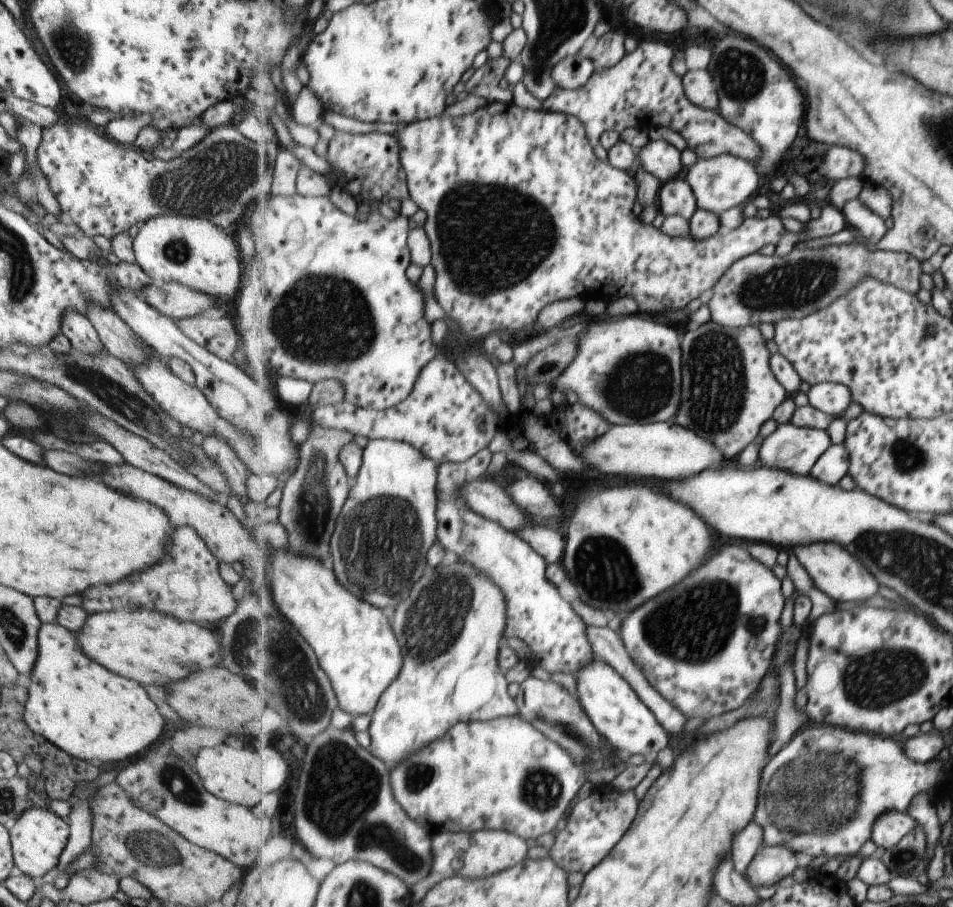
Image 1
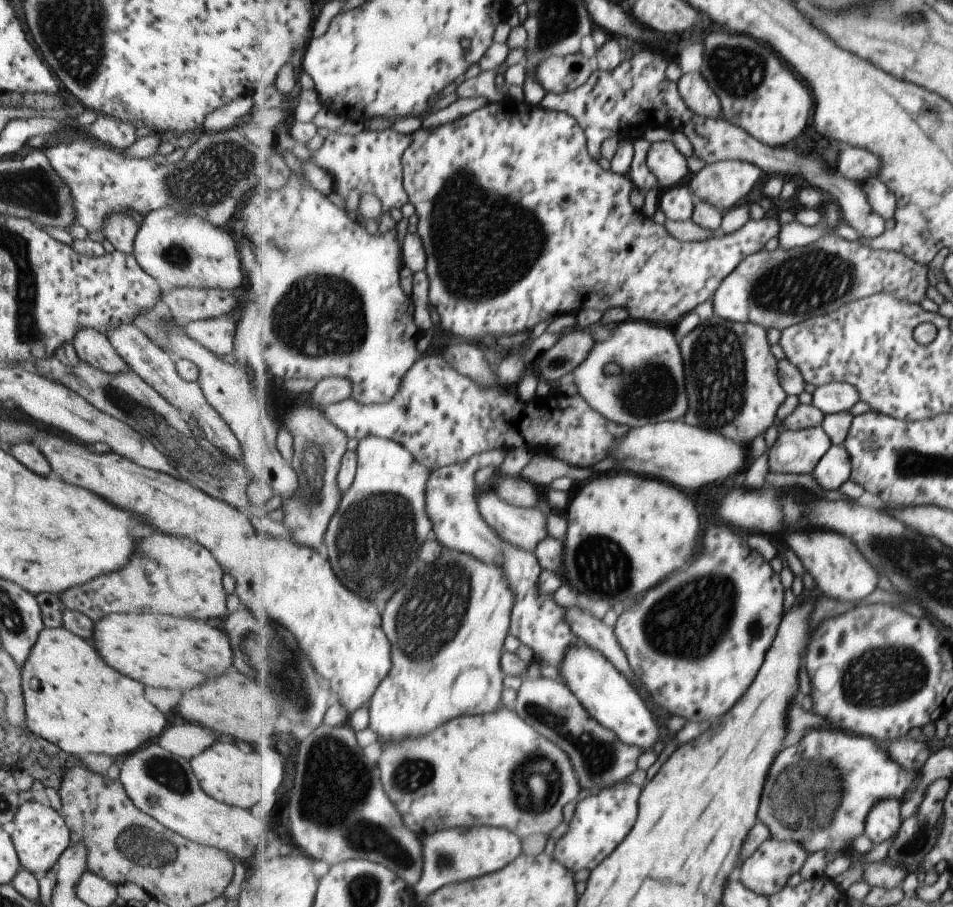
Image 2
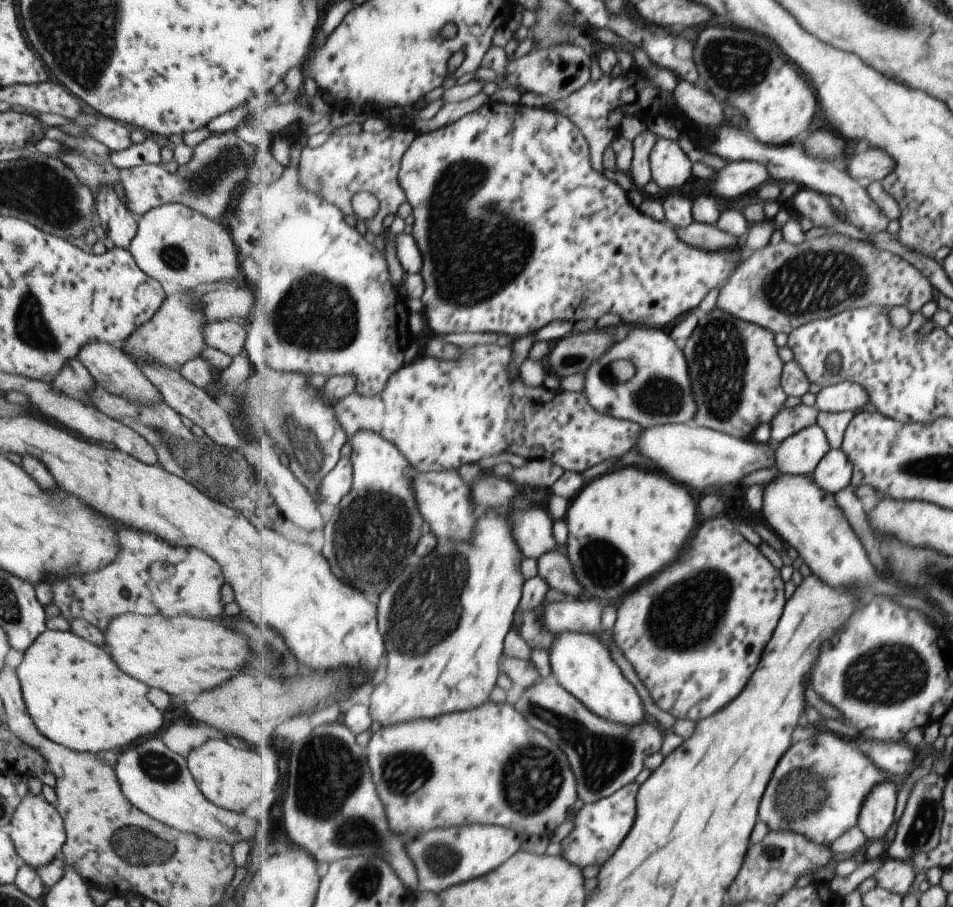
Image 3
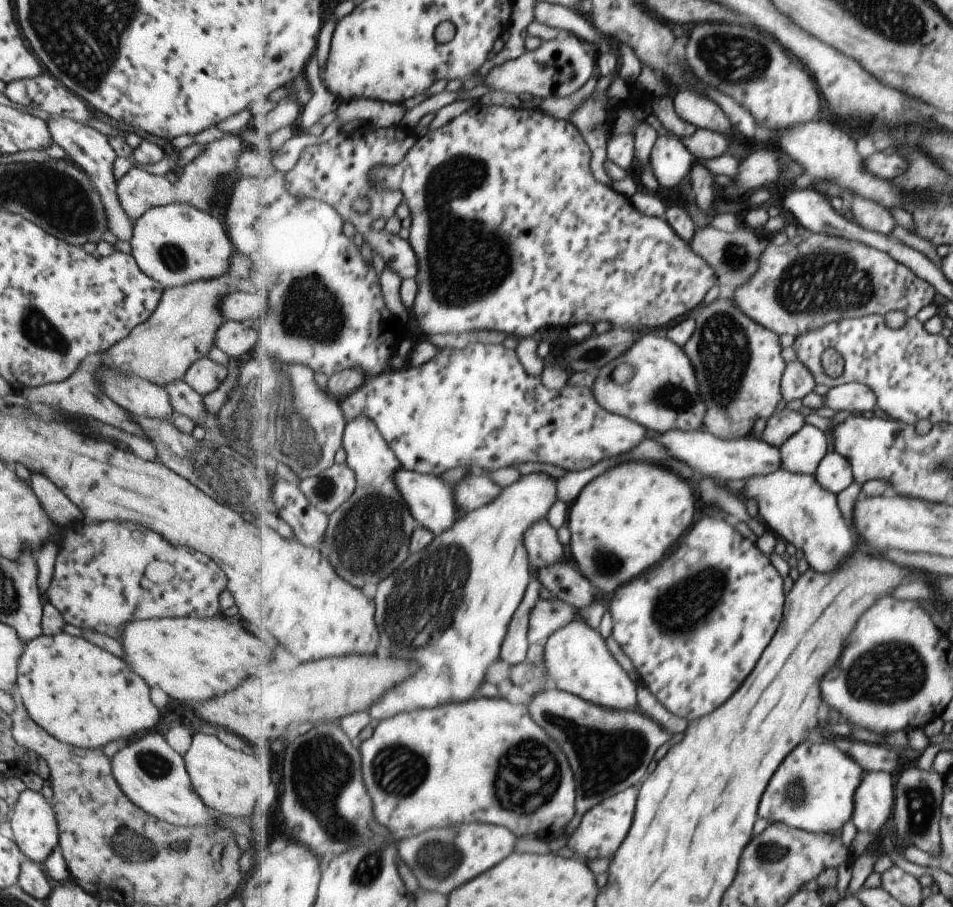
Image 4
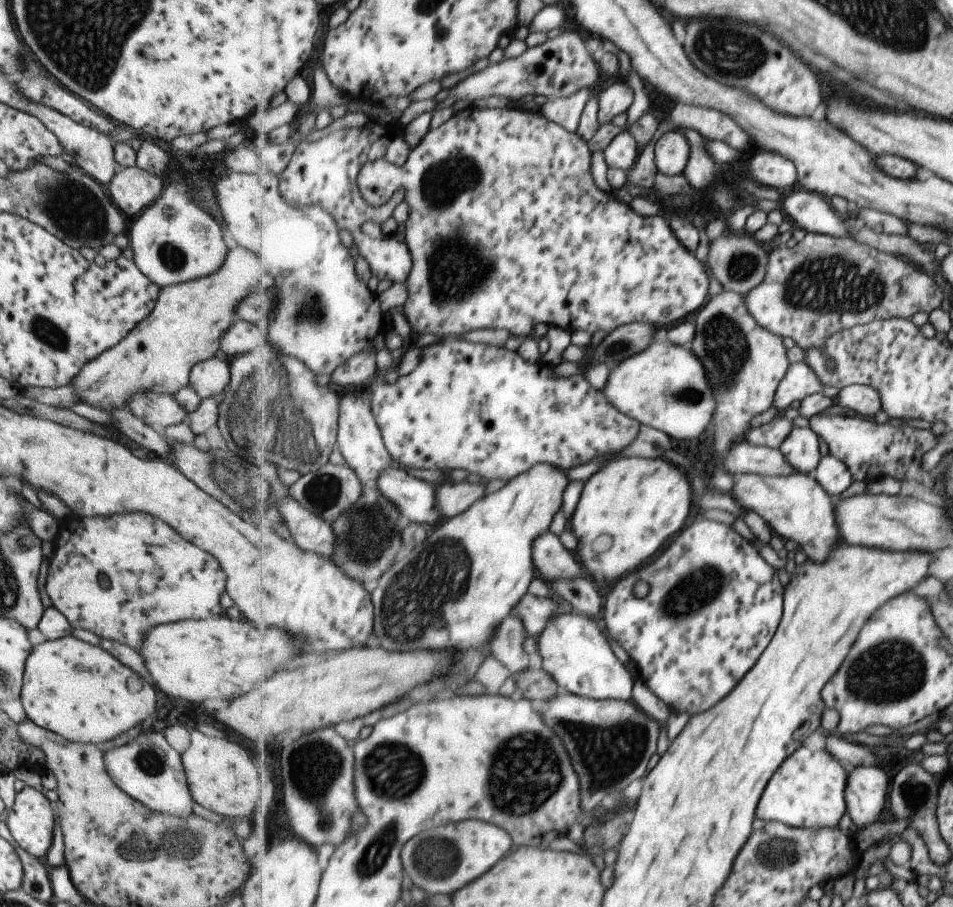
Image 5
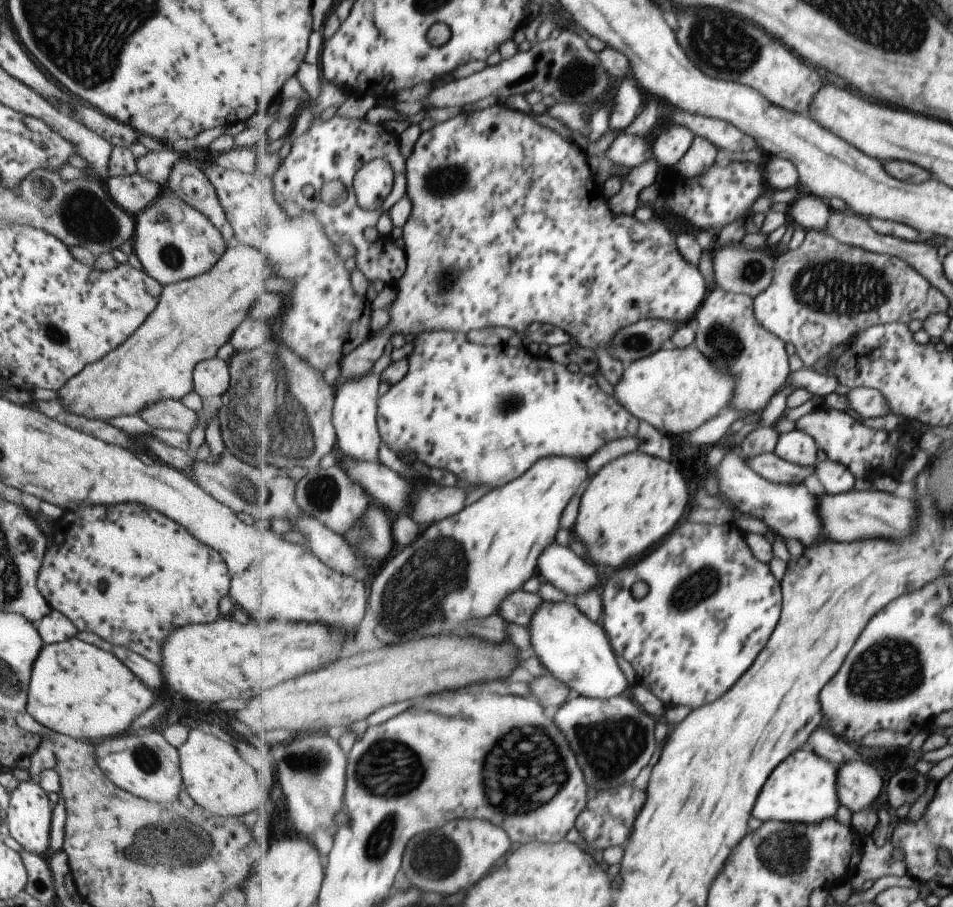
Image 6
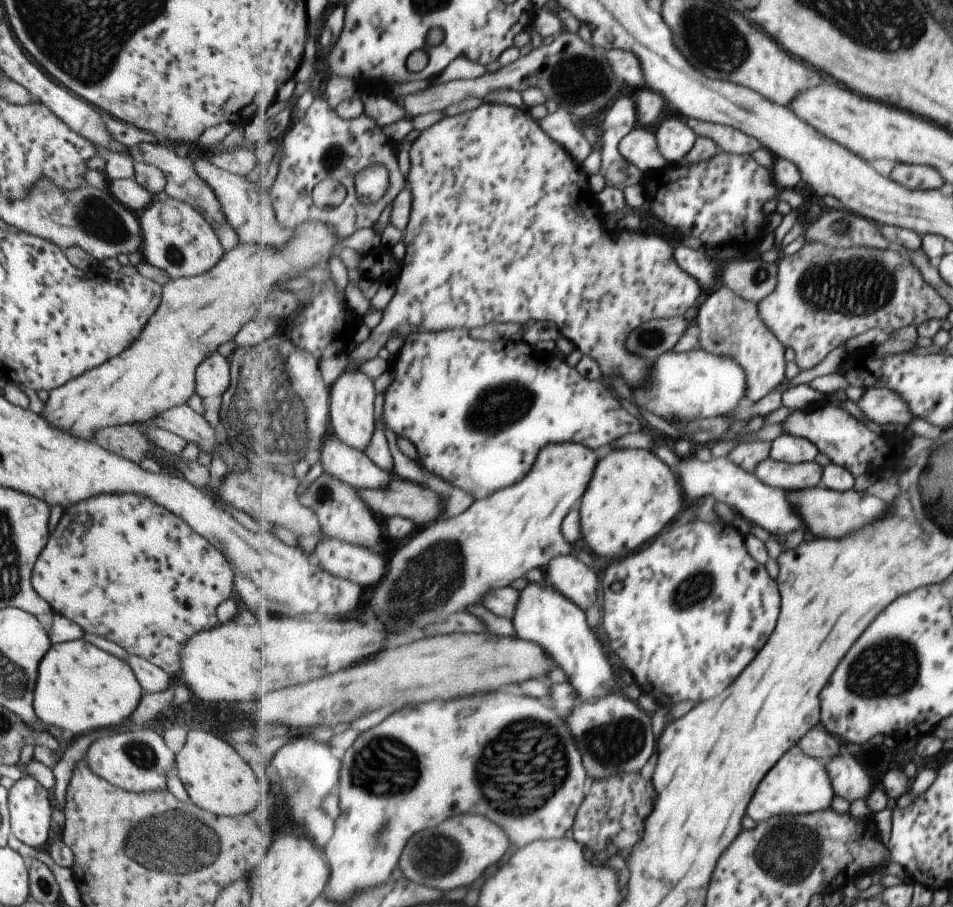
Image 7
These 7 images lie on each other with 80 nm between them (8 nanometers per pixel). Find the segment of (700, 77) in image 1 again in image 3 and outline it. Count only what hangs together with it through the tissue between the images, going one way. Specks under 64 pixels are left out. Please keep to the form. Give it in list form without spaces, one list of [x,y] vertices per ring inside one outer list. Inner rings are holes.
[[[679,82],[675,96],[679,112],[691,123],[701,127],[719,127],[723,122],[726,123],[723,103],[711,96],[705,88]]]

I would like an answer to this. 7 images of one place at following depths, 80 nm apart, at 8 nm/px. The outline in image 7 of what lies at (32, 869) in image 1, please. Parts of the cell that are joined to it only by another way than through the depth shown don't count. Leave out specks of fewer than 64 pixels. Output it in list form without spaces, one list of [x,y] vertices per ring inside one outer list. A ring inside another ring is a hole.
[[[23,776],[13,782],[8,794],[8,816],[11,836],[19,842],[38,851],[49,840],[49,830],[52,824],[53,801],[51,794],[42,788],[31,776]]]

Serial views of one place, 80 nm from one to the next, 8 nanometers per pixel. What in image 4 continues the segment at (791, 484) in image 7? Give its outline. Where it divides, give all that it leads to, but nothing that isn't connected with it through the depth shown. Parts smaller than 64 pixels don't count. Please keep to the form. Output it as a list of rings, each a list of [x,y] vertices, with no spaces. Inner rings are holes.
[[[667,432],[659,436],[661,440],[677,458],[687,462],[691,468],[695,468],[703,476],[711,476],[715,480],[745,480],[749,476],[761,476],[761,474],[771,474],[783,469],[783,458],[781,458],[780,448],[769,444],[751,435],[749,437],[738,438],[732,441],[721,440],[718,436],[713,436],[711,432]]]

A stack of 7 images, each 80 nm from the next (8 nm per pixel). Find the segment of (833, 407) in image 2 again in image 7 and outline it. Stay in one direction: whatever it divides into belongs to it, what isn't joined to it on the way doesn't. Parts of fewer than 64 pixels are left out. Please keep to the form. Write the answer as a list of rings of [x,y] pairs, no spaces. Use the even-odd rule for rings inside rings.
[[[887,388],[864,390],[856,404],[867,420],[879,425],[907,425],[914,417],[909,404]]]

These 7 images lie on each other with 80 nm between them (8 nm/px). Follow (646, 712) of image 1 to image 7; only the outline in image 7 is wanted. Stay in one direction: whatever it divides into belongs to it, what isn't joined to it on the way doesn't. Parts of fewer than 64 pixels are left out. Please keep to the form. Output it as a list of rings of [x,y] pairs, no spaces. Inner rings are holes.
[[[548,582],[529,583],[522,591],[515,616],[515,630],[520,638],[541,646],[554,664],[567,674],[582,701],[609,696],[615,686],[615,667],[605,649],[600,632],[589,623],[581,606],[559,593]]]

